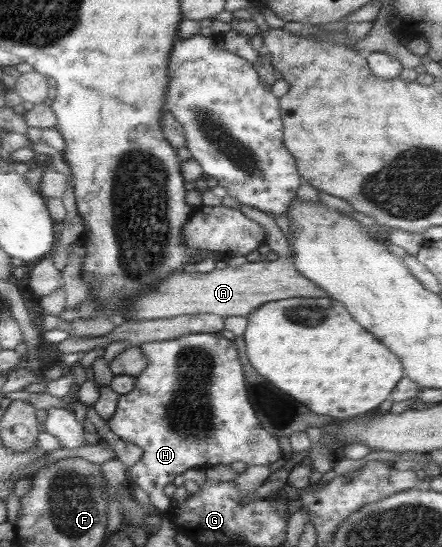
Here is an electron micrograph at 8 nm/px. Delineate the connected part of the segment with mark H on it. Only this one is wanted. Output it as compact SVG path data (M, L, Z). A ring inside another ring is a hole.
M215 332L187 334L167 341L142 343L138 347L147 365L135 377L133 389L119 394L114 412L107 416L107 423L115 437L141 449L139 460L126 467L127 481L147 494L149 504L156 511L165 514L169 509L170 499L163 495L163 488L184 471L229 466L235 461L246 466L269 466L280 458L282 452L277 438L260 426L247 401L241 363L229 335Z

